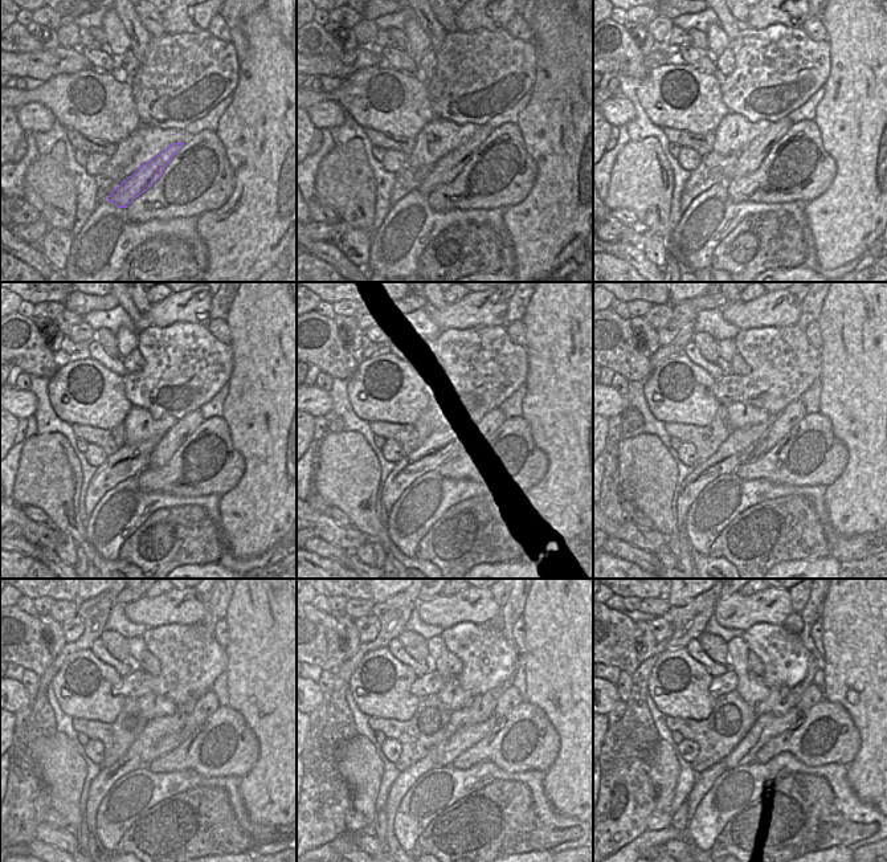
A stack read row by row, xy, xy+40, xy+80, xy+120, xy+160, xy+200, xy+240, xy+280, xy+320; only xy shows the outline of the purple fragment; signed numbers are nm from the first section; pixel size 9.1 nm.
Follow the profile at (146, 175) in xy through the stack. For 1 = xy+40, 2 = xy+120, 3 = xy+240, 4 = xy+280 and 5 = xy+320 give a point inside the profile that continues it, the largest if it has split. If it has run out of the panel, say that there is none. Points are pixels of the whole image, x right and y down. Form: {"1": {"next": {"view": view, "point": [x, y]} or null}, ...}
{"1": {"next": {"view": "xy+40", "point": [446, 168]}}, "2": {"next": {"view": "xy+120", "point": [176, 434]}}, "3": {"next": {"view": "xy+240", "point": [207, 705]}}, "4": {"next": {"view": "xy+280", "point": [511, 697]}}, "5": {"next": {"view": "xy+320", "point": [813, 694]}}}

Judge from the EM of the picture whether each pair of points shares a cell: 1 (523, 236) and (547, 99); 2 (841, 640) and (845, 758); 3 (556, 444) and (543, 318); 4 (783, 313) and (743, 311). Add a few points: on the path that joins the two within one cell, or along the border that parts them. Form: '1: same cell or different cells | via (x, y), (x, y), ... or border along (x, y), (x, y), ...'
1: same cell | via (550, 201), (550, 134)
2: different cells | border along (824, 698), (838, 703), (846, 711), (859, 735)
3: same cell | via (556, 412), (556, 350)
4: same cell | via (773, 313), (752, 313)

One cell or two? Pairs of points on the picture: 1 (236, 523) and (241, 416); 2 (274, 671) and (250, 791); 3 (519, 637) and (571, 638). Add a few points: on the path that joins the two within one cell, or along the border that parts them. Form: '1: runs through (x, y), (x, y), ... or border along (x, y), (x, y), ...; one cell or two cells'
1: runs through (256, 497), (256, 442); one cell
2: runs through (274, 701), (274, 762); one cell
3: border along (520, 619), (524, 633), (524, 652); two cells

